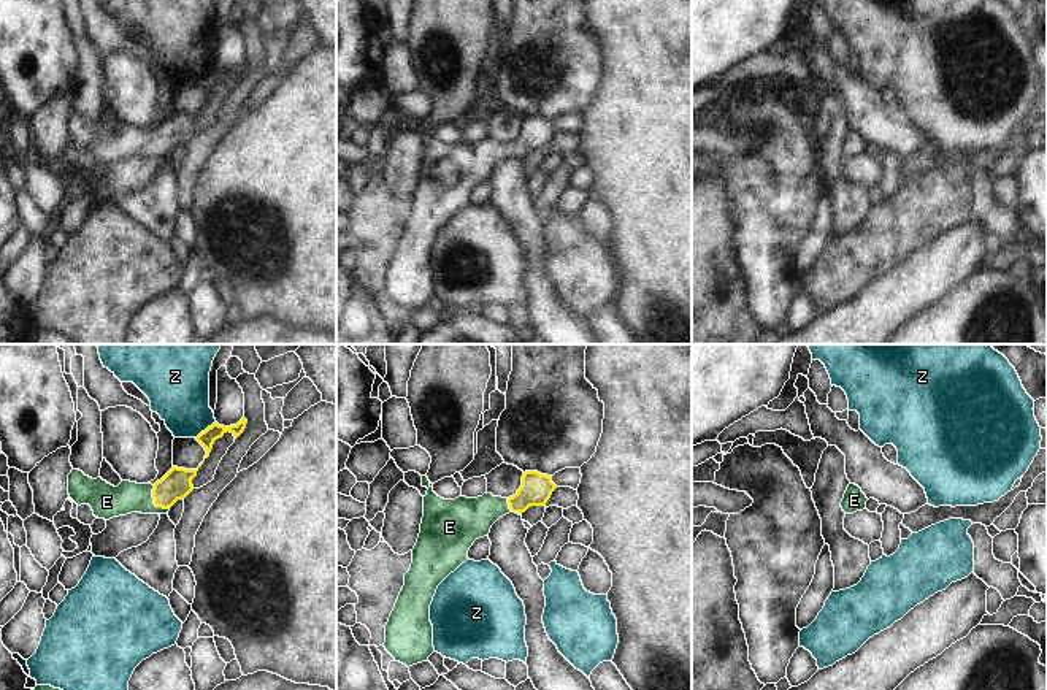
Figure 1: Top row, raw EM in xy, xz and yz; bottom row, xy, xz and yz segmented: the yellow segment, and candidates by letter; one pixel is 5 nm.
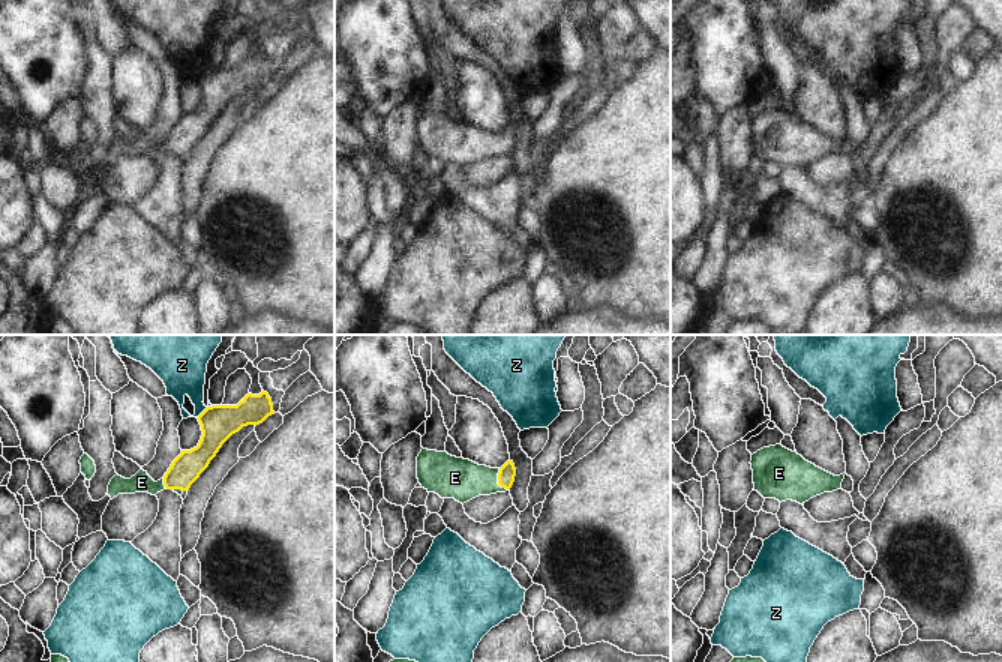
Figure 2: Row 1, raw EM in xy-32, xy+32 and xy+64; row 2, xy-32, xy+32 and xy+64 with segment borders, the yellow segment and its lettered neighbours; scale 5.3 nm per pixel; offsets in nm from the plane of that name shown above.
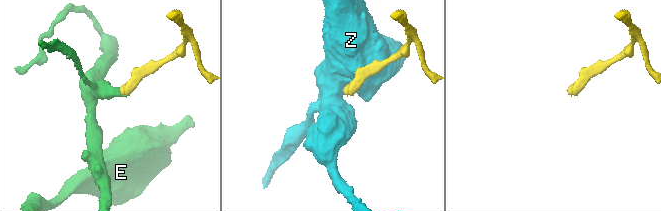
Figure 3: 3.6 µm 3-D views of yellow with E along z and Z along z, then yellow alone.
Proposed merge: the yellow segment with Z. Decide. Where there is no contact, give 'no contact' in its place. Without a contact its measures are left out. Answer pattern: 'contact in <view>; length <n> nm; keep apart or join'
contact in xy; length 140 nm; keep apart

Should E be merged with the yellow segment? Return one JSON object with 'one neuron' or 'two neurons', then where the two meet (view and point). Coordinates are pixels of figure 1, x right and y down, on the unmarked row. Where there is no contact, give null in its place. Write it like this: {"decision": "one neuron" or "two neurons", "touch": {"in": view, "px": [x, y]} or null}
{"decision": "one neuron", "touch": {"in": "xy", "px": [154, 146]}}

